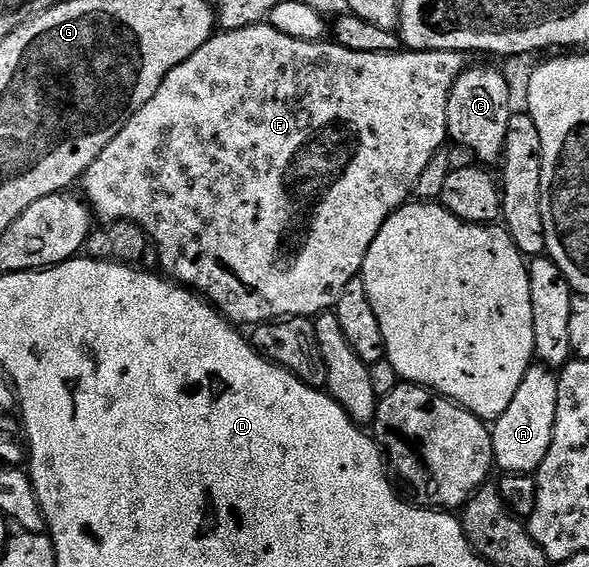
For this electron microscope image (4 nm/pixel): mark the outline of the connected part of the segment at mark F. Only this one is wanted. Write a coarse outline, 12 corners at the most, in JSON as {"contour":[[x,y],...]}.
{"contour":[[217,31],[82,177],[233,325],[335,309],[463,52]]}

